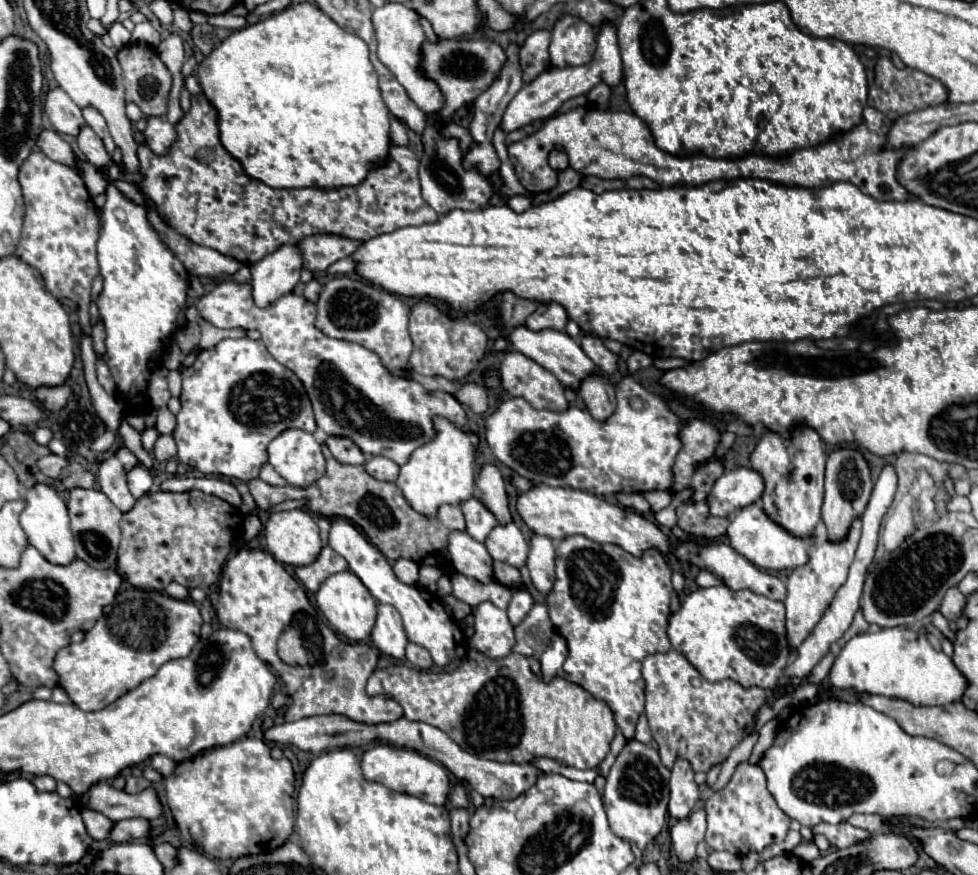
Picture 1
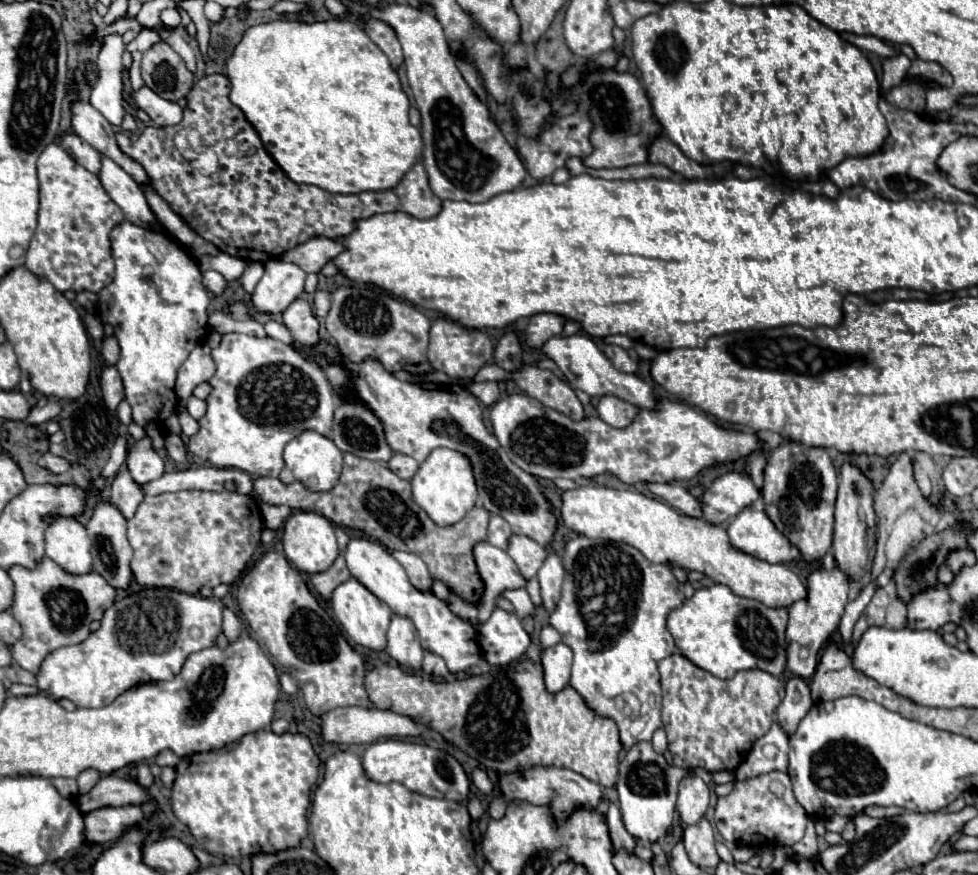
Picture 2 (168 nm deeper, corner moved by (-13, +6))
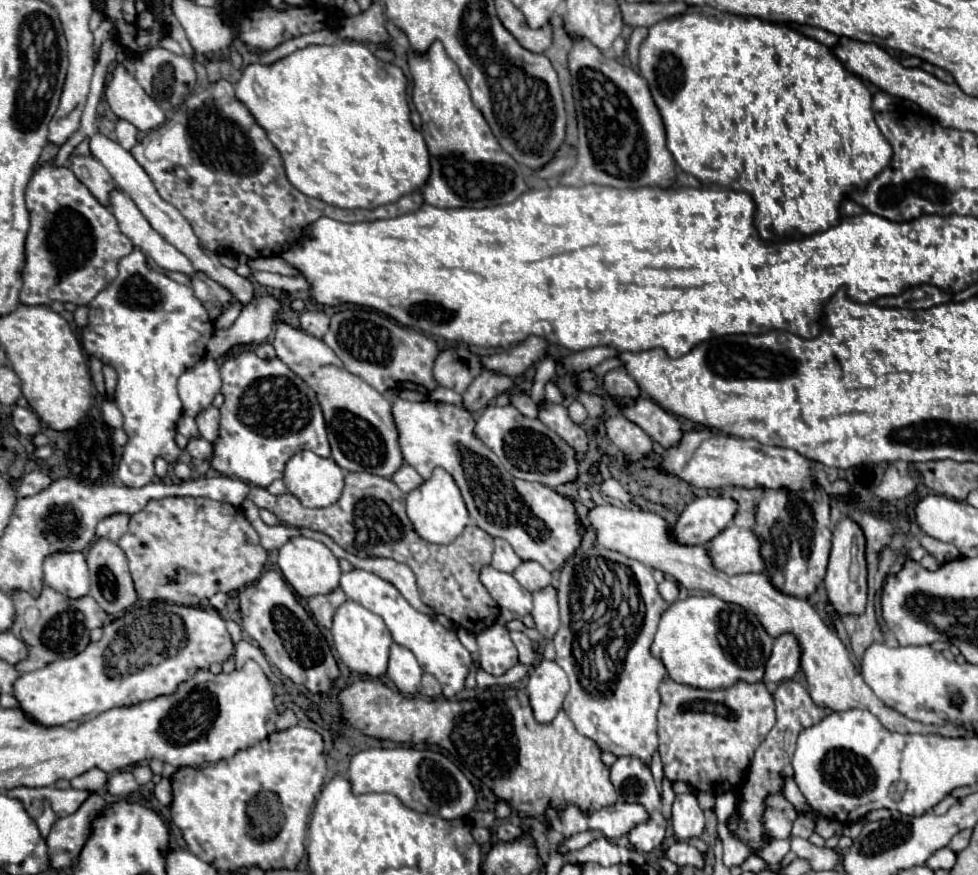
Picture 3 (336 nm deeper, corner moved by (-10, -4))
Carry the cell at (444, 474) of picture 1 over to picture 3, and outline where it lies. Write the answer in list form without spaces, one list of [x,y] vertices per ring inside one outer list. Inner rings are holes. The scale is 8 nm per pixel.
[[[434,468],[432,476],[426,482],[422,482],[422,486],[408,492],[406,512],[408,512],[408,518],[412,520],[416,532],[426,542],[434,542],[434,544],[450,544],[470,522],[460,488],[456,486],[454,478],[444,468]]]

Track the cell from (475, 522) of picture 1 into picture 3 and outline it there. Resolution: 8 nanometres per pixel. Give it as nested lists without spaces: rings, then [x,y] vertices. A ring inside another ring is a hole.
[[[494,538],[494,554],[492,554],[492,566],[496,570],[504,570],[504,572],[510,572],[516,570],[516,566],[520,564],[522,560],[516,556],[516,552],[512,550],[512,546],[502,540],[502,538]]]

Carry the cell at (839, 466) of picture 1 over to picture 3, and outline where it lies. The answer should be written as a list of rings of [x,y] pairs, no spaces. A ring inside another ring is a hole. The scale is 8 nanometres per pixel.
[[[848,516],[840,518],[834,526],[832,536],[832,550],[830,550],[830,564],[824,578],[826,592],[830,598],[830,604],[826,606],[828,612],[838,612],[842,616],[846,614],[862,614],[868,598],[868,584],[866,584],[868,568],[866,568],[866,538],[862,528]]]

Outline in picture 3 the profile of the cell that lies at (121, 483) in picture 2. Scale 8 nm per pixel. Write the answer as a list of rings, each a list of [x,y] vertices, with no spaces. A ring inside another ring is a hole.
[[[112,514],[112,516],[106,516],[106,518],[102,518],[98,522],[96,534],[100,538],[108,538],[108,540],[118,542],[120,536],[128,530],[128,520],[130,520],[128,514]]]

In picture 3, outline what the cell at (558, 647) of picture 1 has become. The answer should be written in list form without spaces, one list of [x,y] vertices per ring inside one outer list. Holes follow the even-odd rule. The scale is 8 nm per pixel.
[[[542,660],[528,680],[528,696],[538,722],[552,722],[568,692],[568,676],[554,660]]]

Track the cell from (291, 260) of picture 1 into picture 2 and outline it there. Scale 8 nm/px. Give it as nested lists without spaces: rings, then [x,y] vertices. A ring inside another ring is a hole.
[[[269,260],[265,274],[251,294],[251,310],[257,314],[281,314],[303,294],[305,272],[297,264]]]

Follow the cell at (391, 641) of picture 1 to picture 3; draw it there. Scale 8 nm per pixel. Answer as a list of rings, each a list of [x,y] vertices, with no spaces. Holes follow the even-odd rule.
[[[392,644],[390,648],[388,676],[402,694],[416,694],[420,690],[422,668],[416,662],[416,656],[400,644]]]

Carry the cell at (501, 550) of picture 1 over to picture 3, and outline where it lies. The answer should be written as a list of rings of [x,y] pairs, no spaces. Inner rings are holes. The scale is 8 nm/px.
[[[522,562],[516,570],[514,570],[514,578],[528,590],[528,592],[534,592],[534,590],[540,590],[544,586],[548,586],[552,582],[552,576],[546,568],[542,568],[538,562]]]

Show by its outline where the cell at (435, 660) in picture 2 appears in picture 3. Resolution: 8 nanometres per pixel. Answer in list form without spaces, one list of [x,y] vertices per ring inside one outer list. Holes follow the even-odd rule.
[[[424,674],[424,676],[422,676],[422,688],[420,688],[420,692],[422,692],[424,696],[436,698],[436,696],[442,694],[442,688],[440,688],[440,682],[438,682],[432,674]]]

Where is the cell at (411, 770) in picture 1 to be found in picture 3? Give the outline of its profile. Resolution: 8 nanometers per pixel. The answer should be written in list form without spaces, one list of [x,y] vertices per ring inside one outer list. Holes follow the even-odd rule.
[[[370,748],[358,752],[350,760],[350,774],[354,794],[388,792],[398,796],[404,806],[416,812],[438,814],[446,820],[462,818],[472,812],[476,804],[476,792],[466,776],[440,752],[414,750],[414,748]]]

